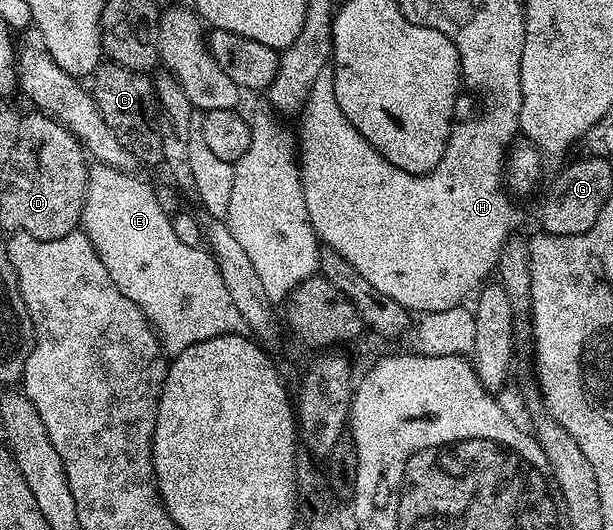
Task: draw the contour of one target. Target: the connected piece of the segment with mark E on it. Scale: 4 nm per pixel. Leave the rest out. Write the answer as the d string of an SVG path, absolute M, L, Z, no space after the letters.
M96 162L87 169L88 185L79 225L94 244L102 264L106 264L110 280L114 280L122 296L138 304L138 308L152 323L165 355L178 355L202 340L241 333L244 321L238 308L234 308L234 300L230 300L230 292L226 292L226 284L222 284L215 258L210 256L207 249L182 244L182 240L178 240L175 225L170 218L168 222L168 214L159 196L152 191L151 184L134 178L128 170L119 170L105 162Z

